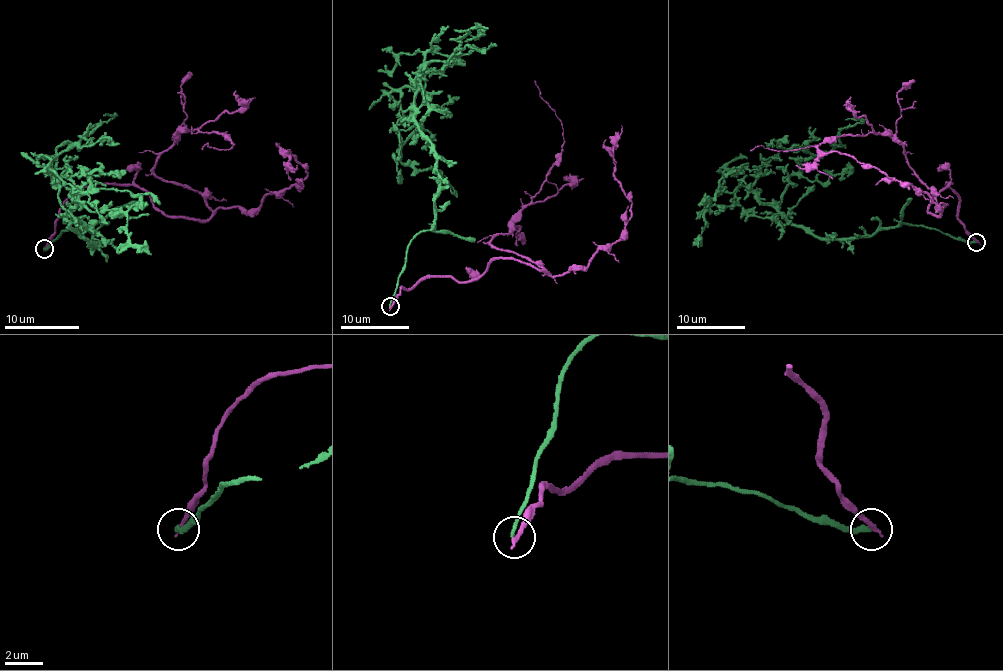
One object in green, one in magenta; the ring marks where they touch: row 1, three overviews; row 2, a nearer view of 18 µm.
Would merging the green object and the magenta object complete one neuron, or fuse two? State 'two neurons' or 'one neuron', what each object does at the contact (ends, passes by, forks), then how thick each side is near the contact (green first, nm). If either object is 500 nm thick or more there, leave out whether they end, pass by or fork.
two neurons; green ends; magenta ends; calibres 220 and 240 nm

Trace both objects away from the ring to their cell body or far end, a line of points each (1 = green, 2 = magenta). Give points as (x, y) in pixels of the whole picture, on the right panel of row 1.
1: (975, 242), (903, 223), (817, 237), (791, 222), (779, 209), (787, 180), (839, 144), (856, 122), (844, 120)
2: (977, 242), (958, 218), (951, 182), (928, 211), (939, 215), (939, 204), (891, 136), (750, 151)

